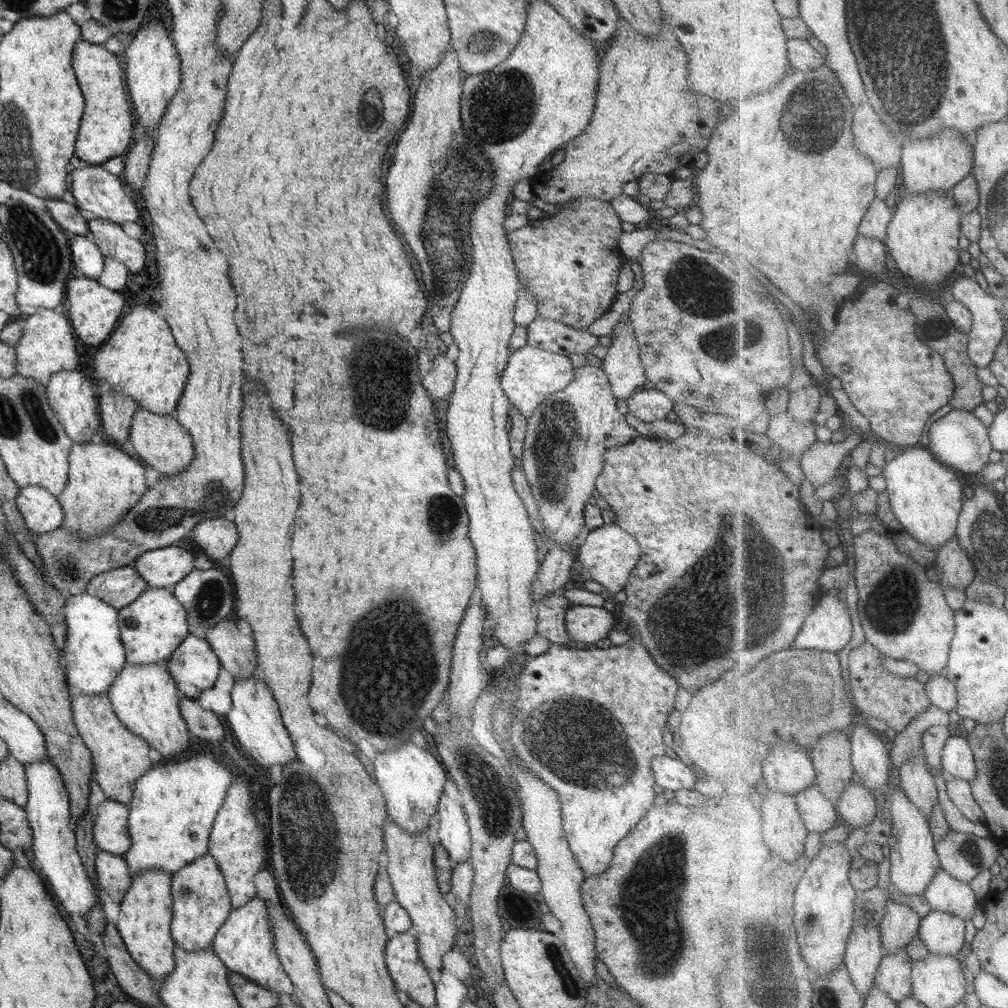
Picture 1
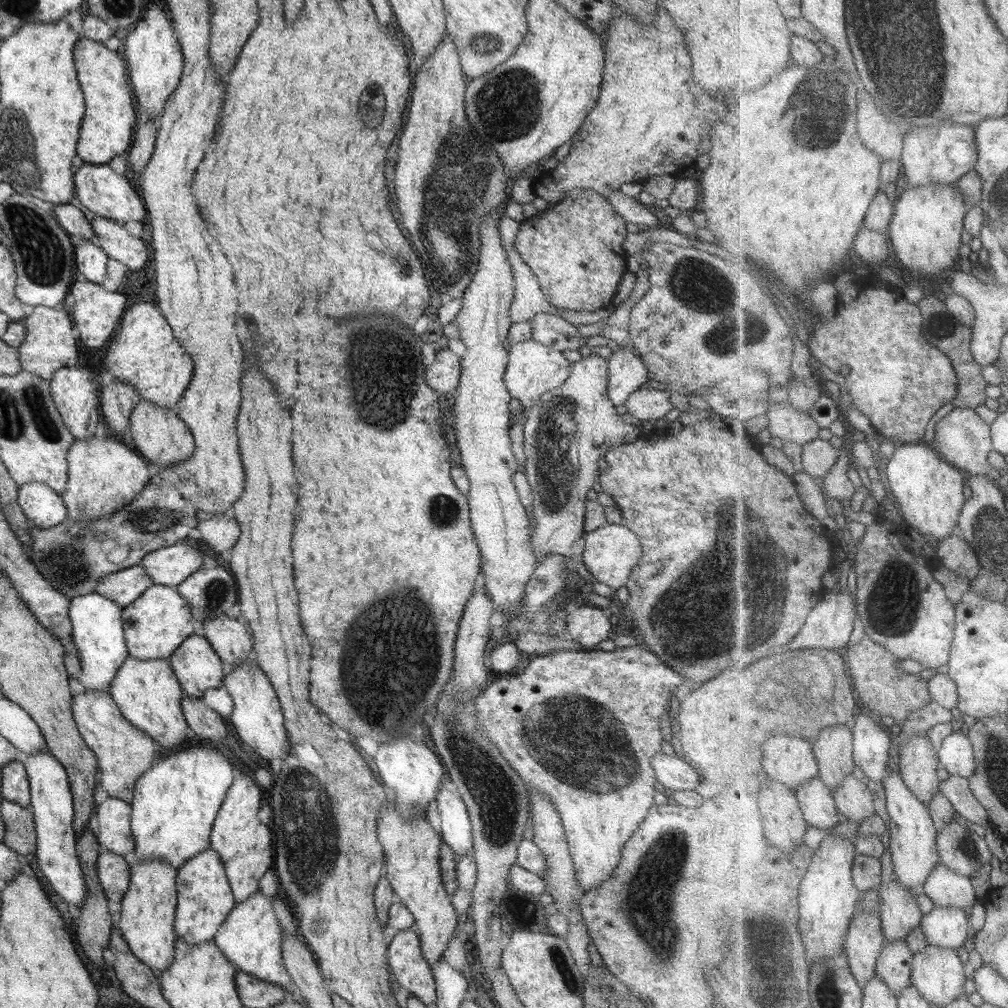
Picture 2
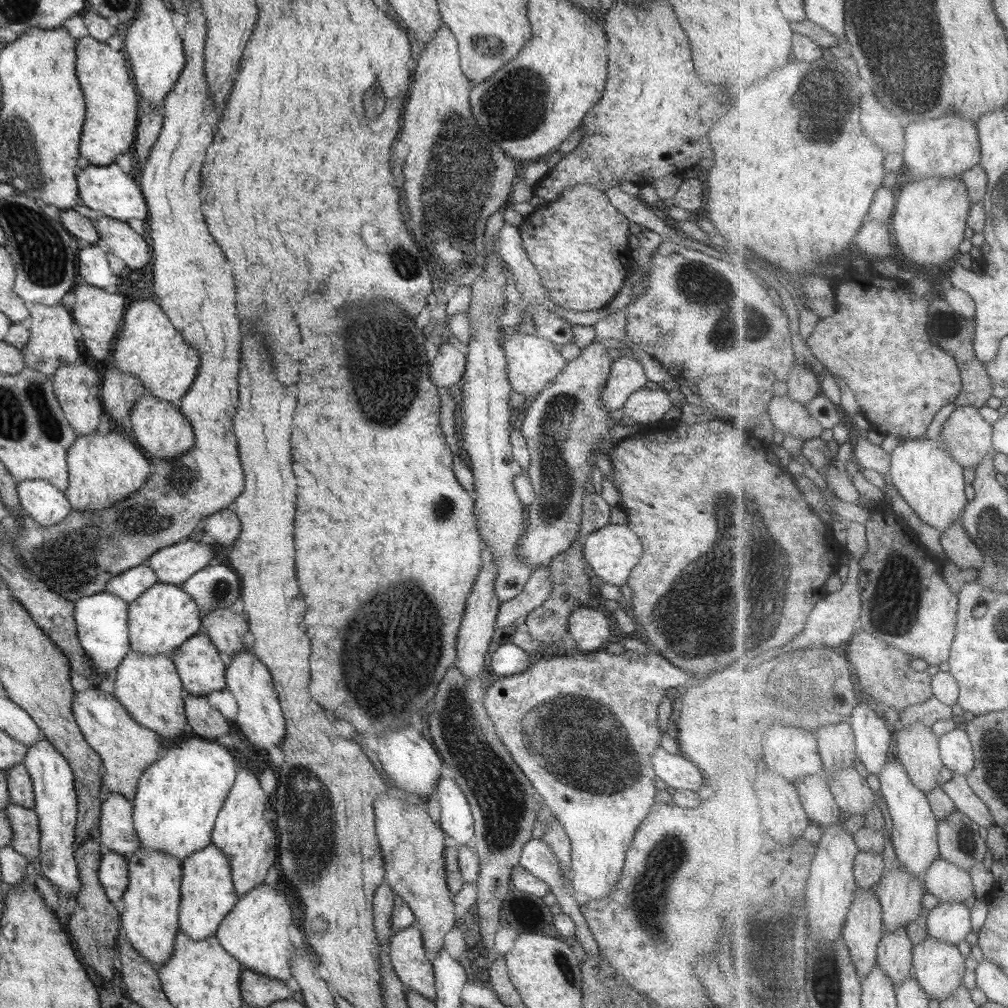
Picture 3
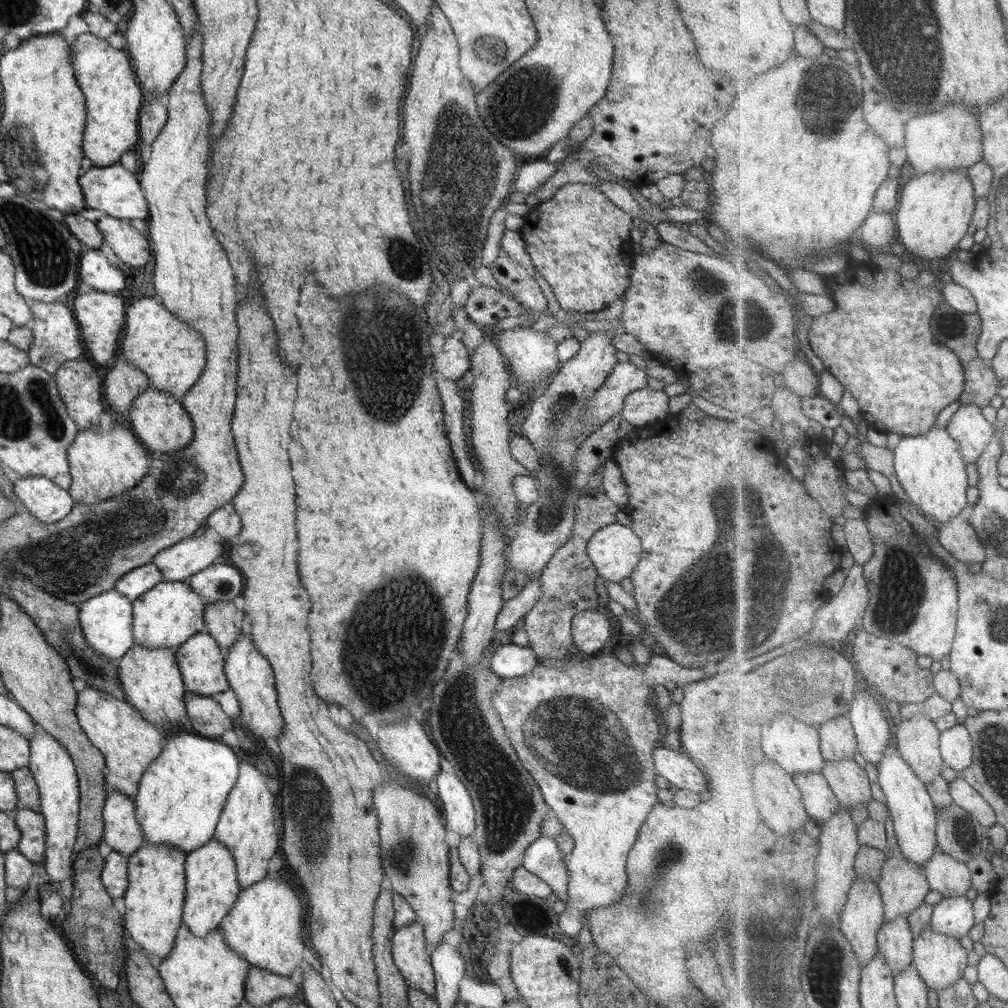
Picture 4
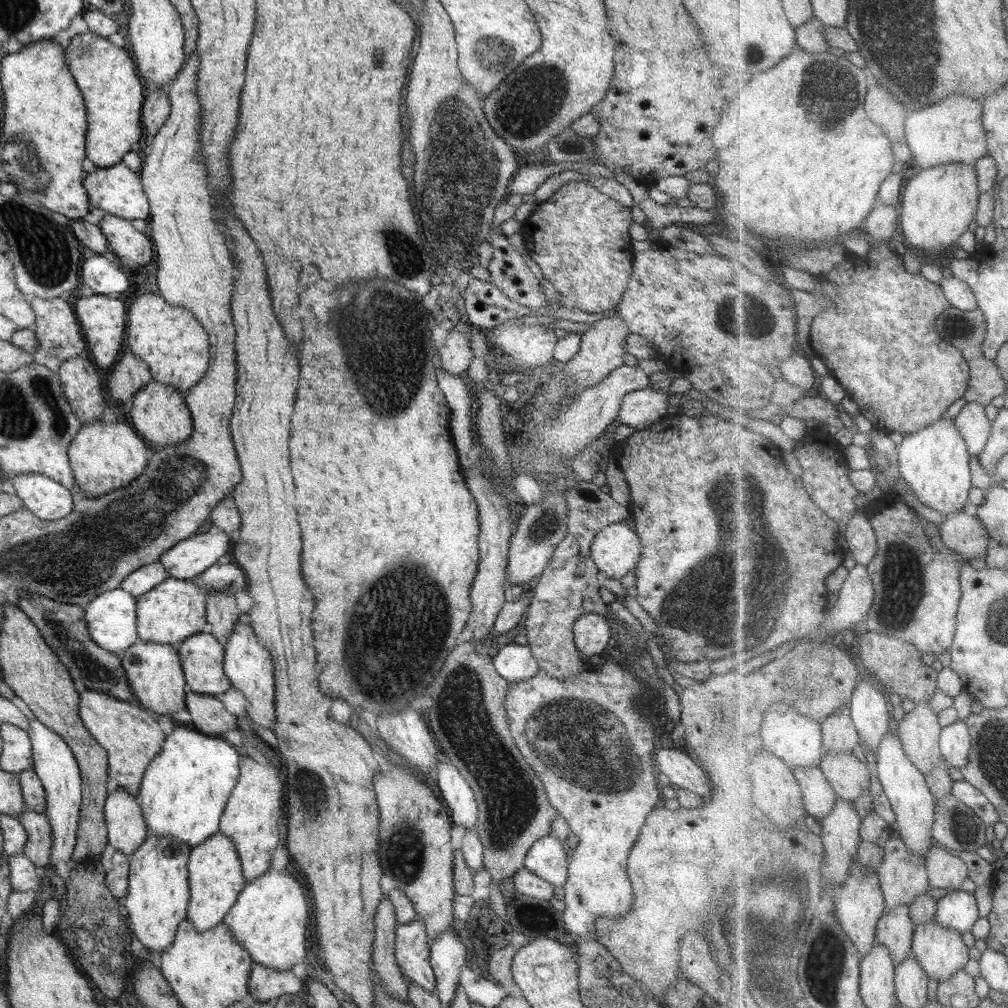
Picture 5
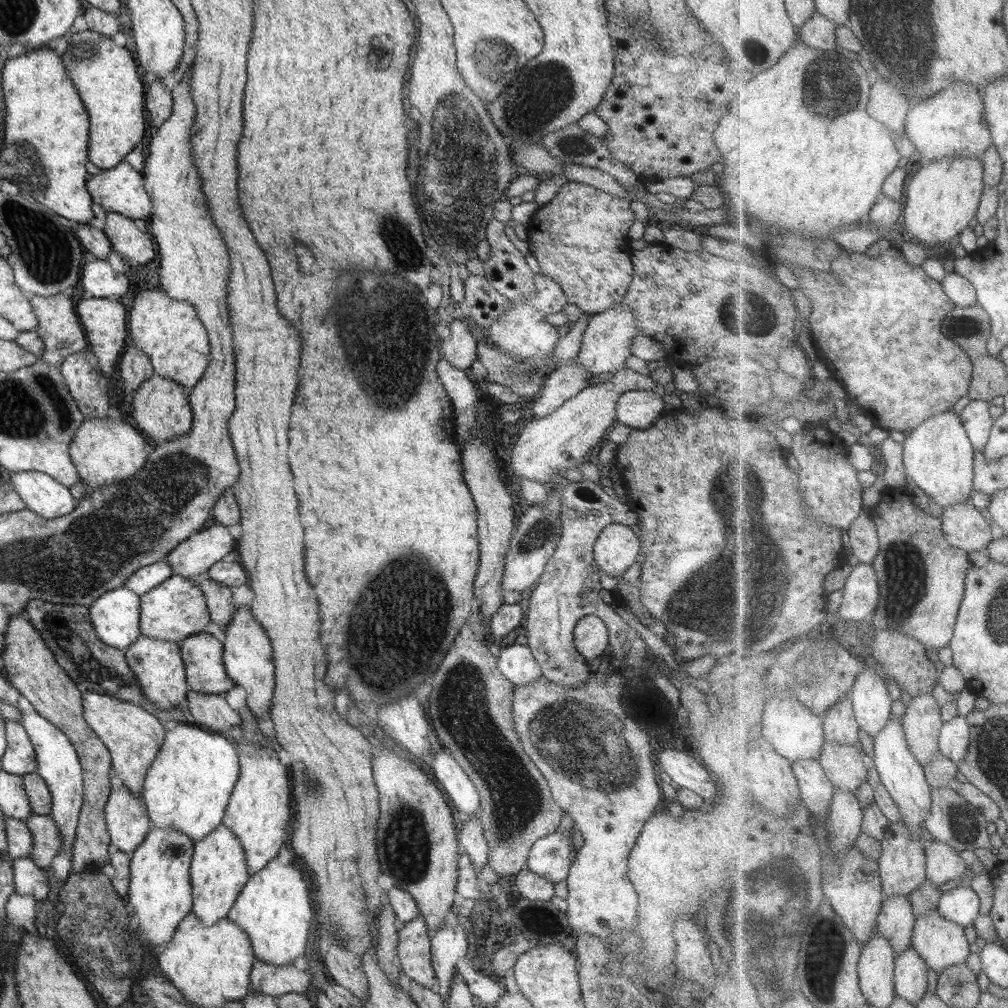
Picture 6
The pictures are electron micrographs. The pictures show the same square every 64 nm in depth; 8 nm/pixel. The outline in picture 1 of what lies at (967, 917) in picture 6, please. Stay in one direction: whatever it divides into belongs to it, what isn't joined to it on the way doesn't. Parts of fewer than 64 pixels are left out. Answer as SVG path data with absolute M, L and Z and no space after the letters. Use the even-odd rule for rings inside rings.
M932 910L923 918L920 938L934 954L958 956L966 946L967 921L958 914Z

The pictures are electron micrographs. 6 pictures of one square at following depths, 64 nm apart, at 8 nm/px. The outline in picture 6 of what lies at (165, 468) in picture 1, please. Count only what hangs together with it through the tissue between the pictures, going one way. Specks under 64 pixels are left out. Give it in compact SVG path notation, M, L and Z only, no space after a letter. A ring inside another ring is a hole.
M157 374L152 375L133 392L132 418L142 430L146 438L152 438L156 444L174 441L180 436L184 436L193 423L193 412L188 402L189 390L185 386L178 384L175 380L162 378Z

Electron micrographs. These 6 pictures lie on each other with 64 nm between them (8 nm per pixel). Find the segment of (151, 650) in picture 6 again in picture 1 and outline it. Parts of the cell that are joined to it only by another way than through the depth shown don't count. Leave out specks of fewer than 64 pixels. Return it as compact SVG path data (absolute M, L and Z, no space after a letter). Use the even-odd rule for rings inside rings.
M165 661L144 665L127 662L106 694L118 721L136 736L144 738L148 747L152 747L157 761L176 760L194 748L191 743L194 734L188 730L179 710L183 695L178 691Z

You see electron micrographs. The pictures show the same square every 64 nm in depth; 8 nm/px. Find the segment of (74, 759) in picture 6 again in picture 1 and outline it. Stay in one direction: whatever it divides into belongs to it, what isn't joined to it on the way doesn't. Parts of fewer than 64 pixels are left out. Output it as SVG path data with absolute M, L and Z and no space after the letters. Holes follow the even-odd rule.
M48 760L29 762L25 765L27 804L23 806L26 821L32 829L32 854L38 872L48 878L52 894L60 900L68 916L80 916L86 921L89 910L99 902L97 890L88 876L86 867L77 851L74 825L70 813L69 796L58 769Z

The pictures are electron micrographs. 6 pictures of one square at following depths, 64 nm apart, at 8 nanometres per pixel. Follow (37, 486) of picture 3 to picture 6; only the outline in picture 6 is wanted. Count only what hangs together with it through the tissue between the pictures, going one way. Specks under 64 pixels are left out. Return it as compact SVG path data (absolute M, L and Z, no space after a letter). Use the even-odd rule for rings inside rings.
M14 472L10 476L10 483L14 486L14 491L20 496L26 505L26 509L35 512L45 519L60 519L70 514L76 508L77 501L72 497L70 489L62 486L49 474L43 472Z

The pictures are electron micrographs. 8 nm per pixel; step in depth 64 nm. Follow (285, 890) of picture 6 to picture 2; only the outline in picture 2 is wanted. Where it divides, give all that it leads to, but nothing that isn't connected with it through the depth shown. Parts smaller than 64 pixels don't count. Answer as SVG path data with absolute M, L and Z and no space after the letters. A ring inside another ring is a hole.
M258 890L244 902L235 905L220 925L213 941L237 971L285 989L291 978L282 963L283 934L284 928L276 918L270 897Z

